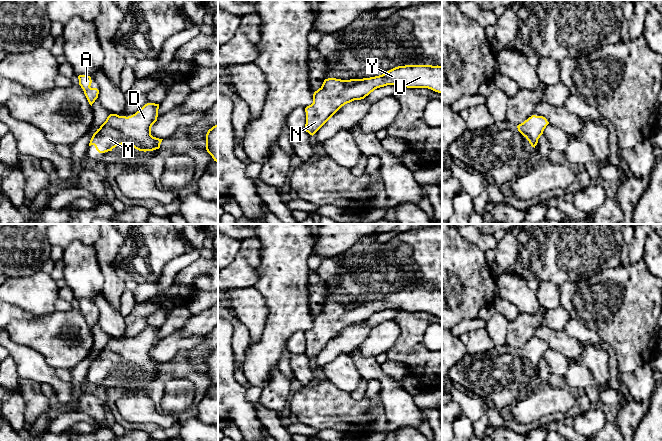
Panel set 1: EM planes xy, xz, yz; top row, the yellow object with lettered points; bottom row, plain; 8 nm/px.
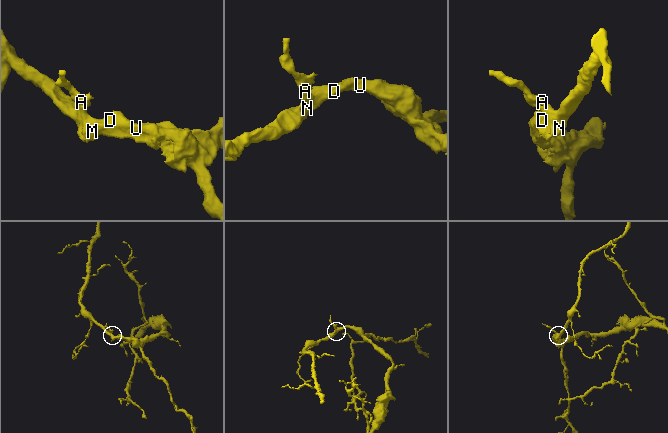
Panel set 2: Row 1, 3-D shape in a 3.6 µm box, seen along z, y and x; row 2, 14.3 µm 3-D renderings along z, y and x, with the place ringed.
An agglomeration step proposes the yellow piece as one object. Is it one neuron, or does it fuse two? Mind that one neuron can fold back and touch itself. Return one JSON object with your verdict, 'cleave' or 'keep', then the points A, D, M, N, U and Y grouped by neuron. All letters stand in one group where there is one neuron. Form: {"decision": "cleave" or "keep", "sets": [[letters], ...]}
{"decision": "keep", "sets": [["A", "D", "M", "N", "U", "Y"]]}

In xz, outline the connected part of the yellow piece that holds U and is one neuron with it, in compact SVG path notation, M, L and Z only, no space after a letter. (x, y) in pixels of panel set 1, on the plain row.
M405 289L395 291L382 299L370 302L350 304L325 303L322 310L314 316L313 327L305 332L305 355L313 360L342 330L354 324L364 323L375 313L387 309L407 312L428 312L442 318L442 290Z

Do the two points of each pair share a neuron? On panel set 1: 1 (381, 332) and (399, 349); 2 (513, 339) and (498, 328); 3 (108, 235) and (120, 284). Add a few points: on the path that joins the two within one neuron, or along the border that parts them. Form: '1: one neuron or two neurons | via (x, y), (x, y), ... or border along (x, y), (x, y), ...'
1: two neurons | border along (401, 329), (398, 339), (385, 352)
2: two neurons | border along (509, 321), (505, 343)
3: one neuron | via (108, 247), (105, 264), (109, 272)

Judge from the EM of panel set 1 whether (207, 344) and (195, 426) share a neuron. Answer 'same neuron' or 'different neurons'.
different neurons

